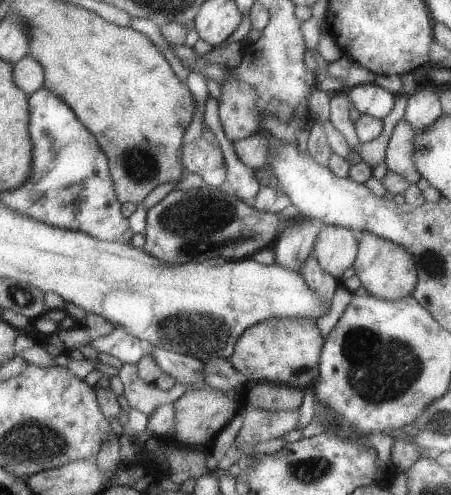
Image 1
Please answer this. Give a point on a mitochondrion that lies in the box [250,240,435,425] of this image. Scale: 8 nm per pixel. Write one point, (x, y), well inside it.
(378, 370)

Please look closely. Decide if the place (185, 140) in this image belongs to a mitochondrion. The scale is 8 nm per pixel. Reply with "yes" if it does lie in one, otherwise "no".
no

